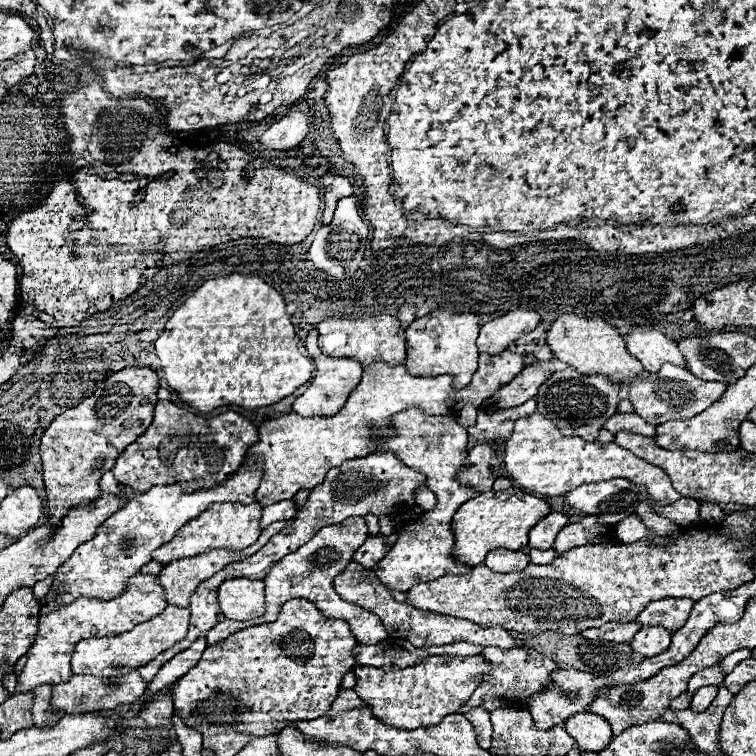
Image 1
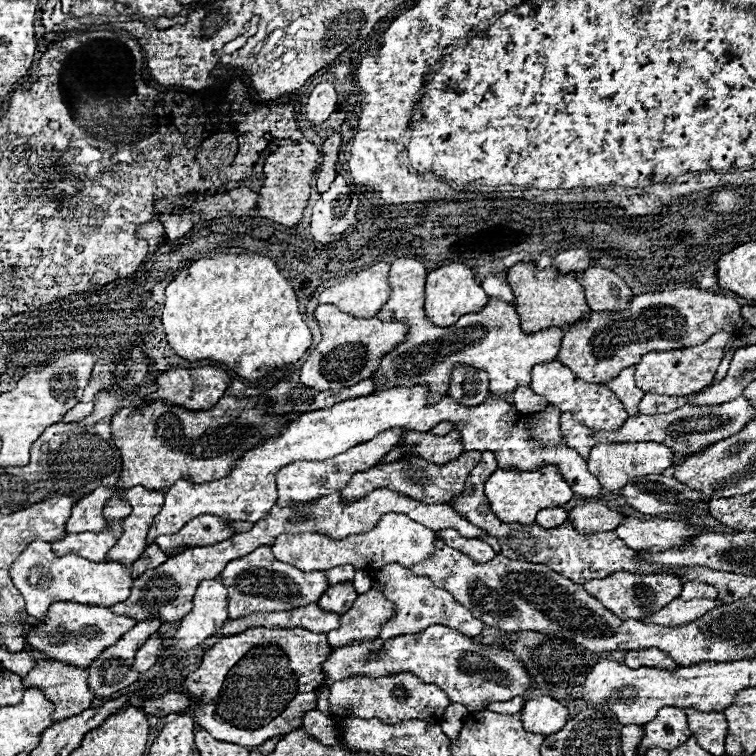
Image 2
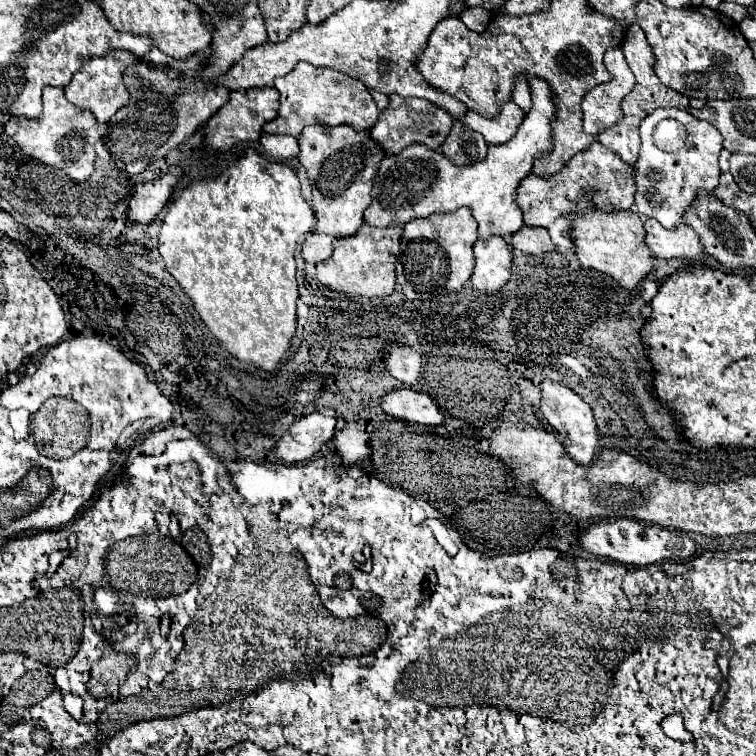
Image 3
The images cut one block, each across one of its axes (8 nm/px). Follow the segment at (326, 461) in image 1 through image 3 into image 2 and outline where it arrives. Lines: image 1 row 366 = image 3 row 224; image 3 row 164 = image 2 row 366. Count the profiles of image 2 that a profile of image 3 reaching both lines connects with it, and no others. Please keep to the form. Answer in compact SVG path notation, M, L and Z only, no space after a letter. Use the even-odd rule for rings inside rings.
M398 258L390 268L390 300L378 312L382 320L396 320L408 326L406 340L398 344L390 354L382 358L378 372L374 372L376 388L374 392L388 390L394 386L428 386L428 404L436 404L444 394L448 396L450 374L456 364L468 364L478 370L488 372L490 392L492 394L508 394L514 392L516 386L530 384L530 370L536 364L550 362L560 350L560 340L564 336L564 328L546 328L534 334L524 334L520 330L520 318L514 306L490 300L484 310L476 314L468 314L458 320L454 328L438 328L426 320L422 302L424 302L424 282L428 270L422 262L412 258Z

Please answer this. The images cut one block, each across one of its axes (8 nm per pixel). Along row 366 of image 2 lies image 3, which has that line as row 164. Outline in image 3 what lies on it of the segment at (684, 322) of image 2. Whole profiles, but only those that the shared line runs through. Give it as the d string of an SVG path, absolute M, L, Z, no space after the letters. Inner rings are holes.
M594 142L586 152L574 156L574 160L570 160L570 164L566 164L558 176L552 176L552 180L536 180L534 174L526 176L516 190L516 204L522 210L526 226L544 228L568 212L584 212L588 208L598 208L604 212L630 210L634 204L634 168L626 168L626 164L622 164L614 152Z

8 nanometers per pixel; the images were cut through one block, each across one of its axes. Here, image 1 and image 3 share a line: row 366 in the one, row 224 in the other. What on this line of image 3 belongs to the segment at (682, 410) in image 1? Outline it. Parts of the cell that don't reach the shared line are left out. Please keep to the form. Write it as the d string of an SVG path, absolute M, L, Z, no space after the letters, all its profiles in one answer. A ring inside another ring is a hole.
M658 108L650 116L646 116L640 124L640 156L636 162L636 194L634 194L634 210L642 220L654 218L664 228L676 230L684 220L682 214L692 208L692 204L698 200L700 192L714 194L714 188L718 186L720 170L718 170L718 156L722 150L722 136L716 132L716 128L710 128L710 124L694 120L686 110L676 108ZM674 118L682 122L686 128L686 144L680 152L662 152L652 142L652 130L654 126L664 120Z

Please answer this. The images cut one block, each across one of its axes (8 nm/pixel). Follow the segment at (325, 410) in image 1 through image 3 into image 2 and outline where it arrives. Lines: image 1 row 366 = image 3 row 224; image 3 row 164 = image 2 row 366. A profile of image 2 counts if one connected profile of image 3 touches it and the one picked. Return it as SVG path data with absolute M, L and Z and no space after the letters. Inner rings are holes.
M320 304L314 312L314 318L322 330L322 340L312 350L308 360L300 368L302 384L322 392L322 390L342 390L346 386L356 386L364 378L370 378L380 360L402 342L406 336L404 322L382 322L378 318L352 318L340 312L332 304Z

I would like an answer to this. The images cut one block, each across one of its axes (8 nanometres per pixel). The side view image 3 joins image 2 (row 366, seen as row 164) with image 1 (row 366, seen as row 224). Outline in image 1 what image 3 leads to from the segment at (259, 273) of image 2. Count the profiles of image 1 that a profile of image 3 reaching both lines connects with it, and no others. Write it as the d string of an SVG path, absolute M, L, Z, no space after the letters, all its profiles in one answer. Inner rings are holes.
M230 274L204 282L204 286L172 314L166 330L156 340L156 354L162 360L162 372L168 386L178 392L184 404L200 412L212 412L220 406L254 410L294 394L310 380L312 364L298 350L296 332L284 308L286 303L282 295L260 278Z

